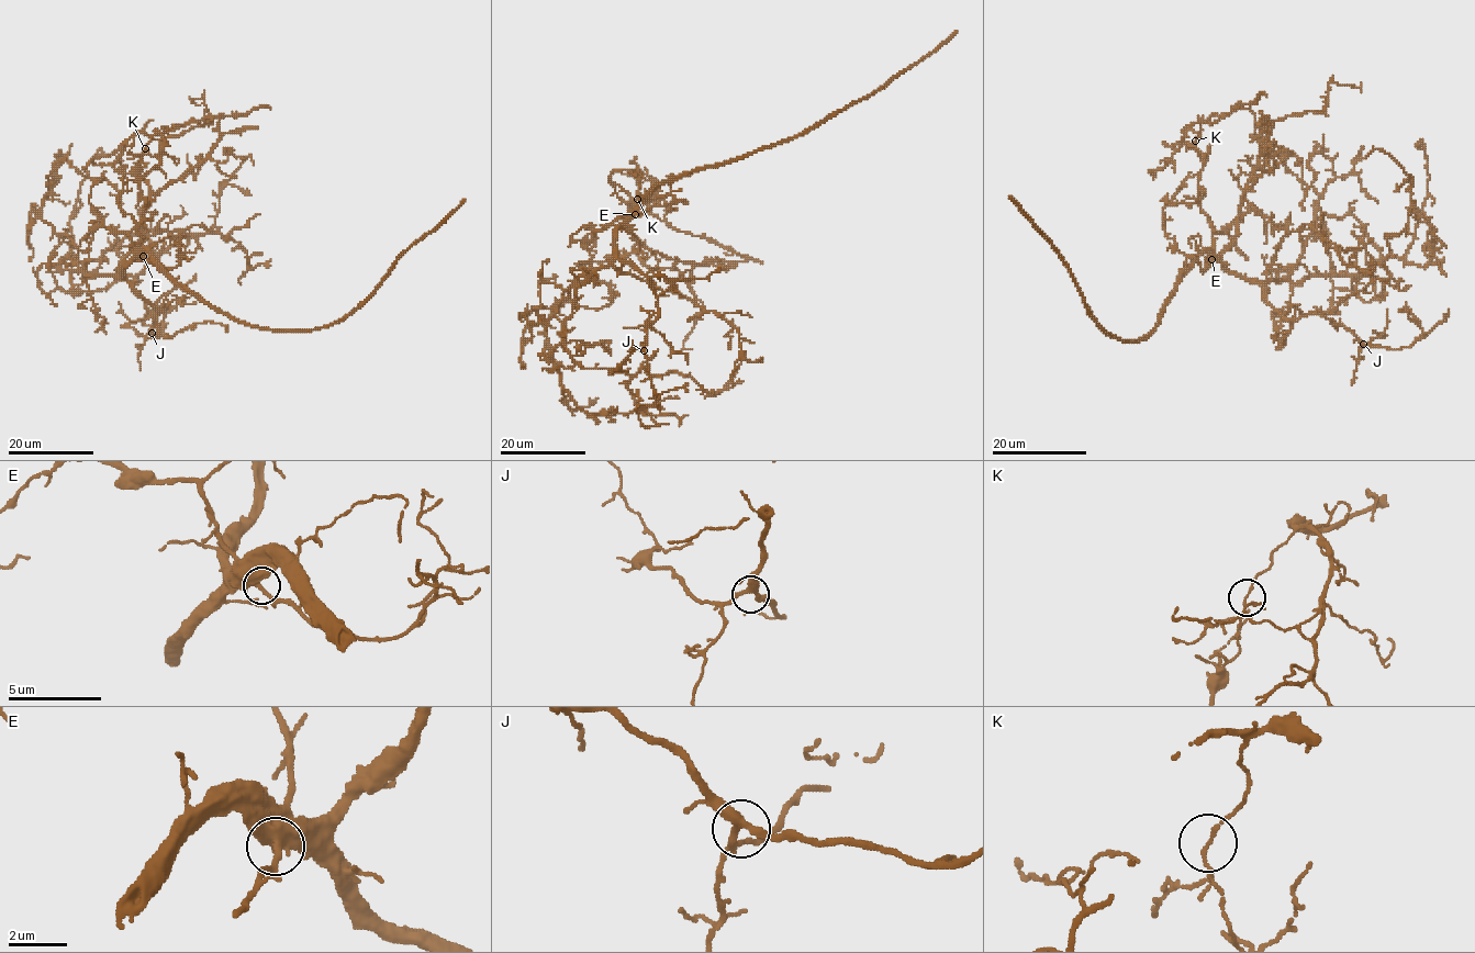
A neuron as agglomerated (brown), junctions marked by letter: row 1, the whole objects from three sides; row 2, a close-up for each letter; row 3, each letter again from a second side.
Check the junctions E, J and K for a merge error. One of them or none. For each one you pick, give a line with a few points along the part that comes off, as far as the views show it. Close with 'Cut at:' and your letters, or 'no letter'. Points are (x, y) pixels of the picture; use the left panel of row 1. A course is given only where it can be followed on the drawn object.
K: Course of the part to remove: (145, 148), (156, 132), (166, 132), (205, 118), (236, 116), (264, 105), (271, 109)
Cut at: K

